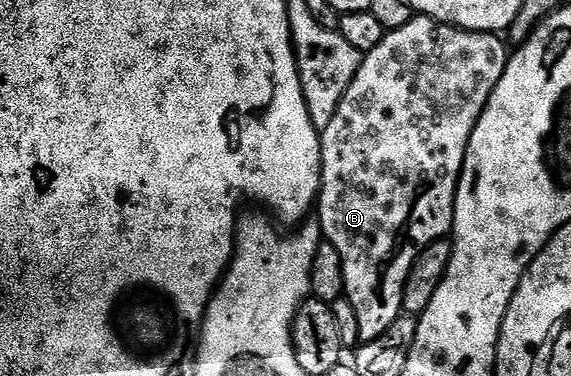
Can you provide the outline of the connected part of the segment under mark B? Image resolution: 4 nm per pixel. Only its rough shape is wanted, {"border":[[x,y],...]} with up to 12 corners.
{"border":[[414,17],[320,136],[361,343],[451,236],[509,44]]}

